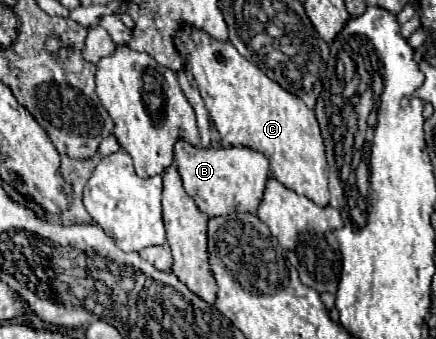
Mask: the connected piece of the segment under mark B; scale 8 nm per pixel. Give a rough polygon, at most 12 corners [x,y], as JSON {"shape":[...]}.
{"shape":[[178,138],[174,164],[208,216],[256,212],[268,158]]}

